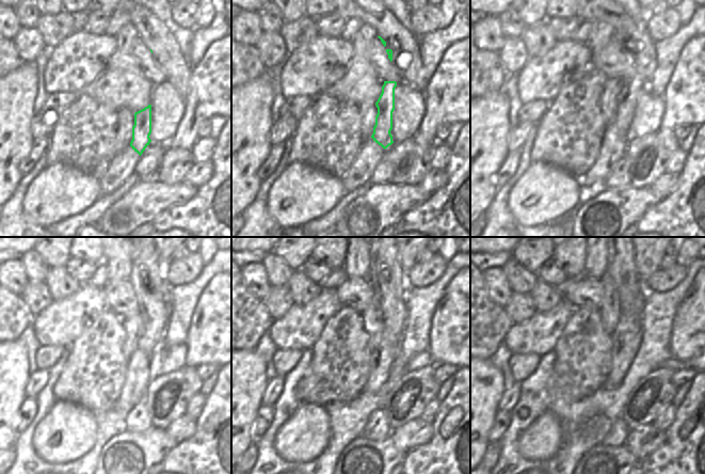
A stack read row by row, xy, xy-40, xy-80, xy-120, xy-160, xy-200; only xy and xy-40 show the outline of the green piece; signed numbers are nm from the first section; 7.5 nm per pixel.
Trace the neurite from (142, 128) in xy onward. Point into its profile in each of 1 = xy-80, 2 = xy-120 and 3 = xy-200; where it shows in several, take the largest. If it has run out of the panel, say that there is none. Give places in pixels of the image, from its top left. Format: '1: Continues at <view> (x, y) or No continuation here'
1: Continues at xy-80 (631, 83)
2: Continues at xy-120 (154, 311)
3: Continues at xy-200 (630, 300).

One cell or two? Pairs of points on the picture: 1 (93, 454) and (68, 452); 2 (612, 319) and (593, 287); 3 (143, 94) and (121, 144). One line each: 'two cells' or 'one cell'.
1: two cells
2: two cells
3: two cells

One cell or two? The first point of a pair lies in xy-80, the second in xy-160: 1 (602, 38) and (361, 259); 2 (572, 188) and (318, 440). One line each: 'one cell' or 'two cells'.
1: one cell
2: one cell

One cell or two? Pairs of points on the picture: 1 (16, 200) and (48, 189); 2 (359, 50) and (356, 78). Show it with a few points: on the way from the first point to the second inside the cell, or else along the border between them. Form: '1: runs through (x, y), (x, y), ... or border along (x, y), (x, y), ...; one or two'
1: border along (36, 176), (23, 198), (23, 211), (32, 220); two
2: runs through (359, 57), (359, 72); one

